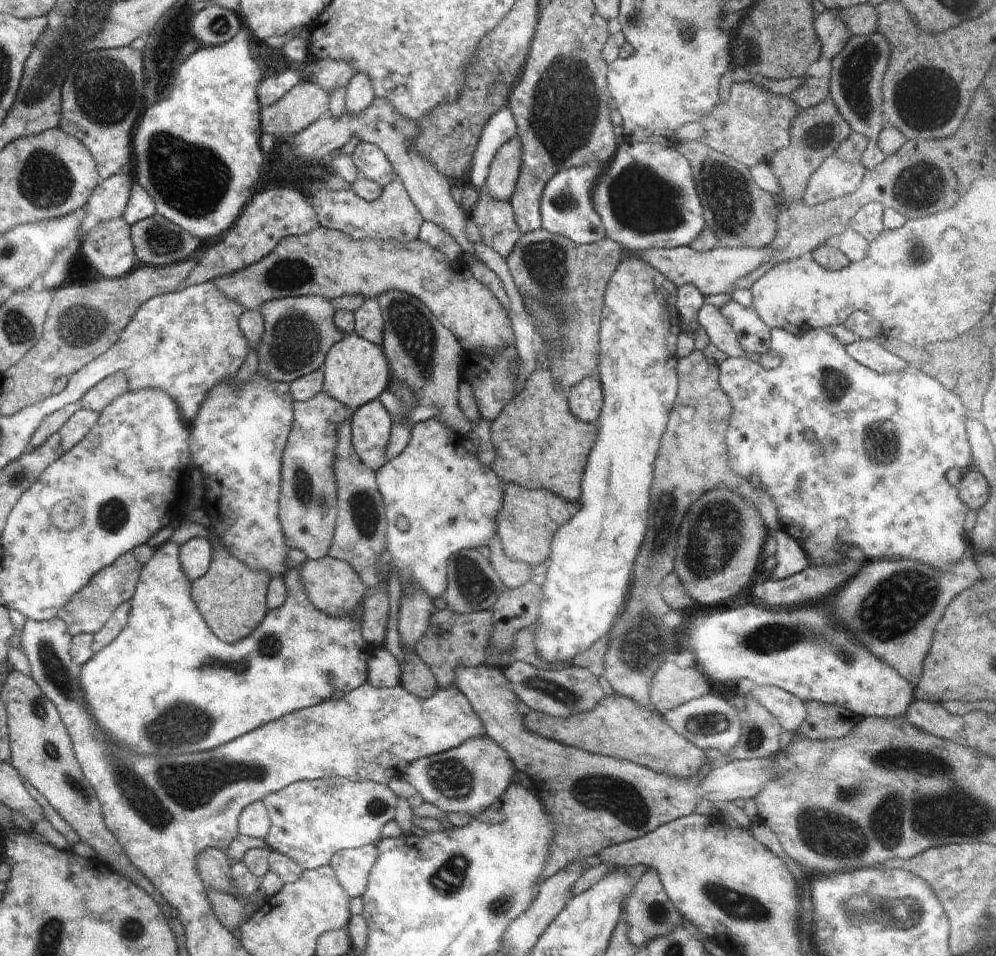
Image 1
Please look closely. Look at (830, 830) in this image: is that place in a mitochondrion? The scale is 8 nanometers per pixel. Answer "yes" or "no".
yes

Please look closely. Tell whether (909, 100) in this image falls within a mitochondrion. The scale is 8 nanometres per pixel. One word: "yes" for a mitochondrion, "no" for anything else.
yes

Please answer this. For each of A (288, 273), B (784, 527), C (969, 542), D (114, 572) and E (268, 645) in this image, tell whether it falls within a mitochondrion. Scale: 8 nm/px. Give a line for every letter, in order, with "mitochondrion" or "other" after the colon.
A: mitochondrion
B: other
C: other
D: other
E: mitochondrion

